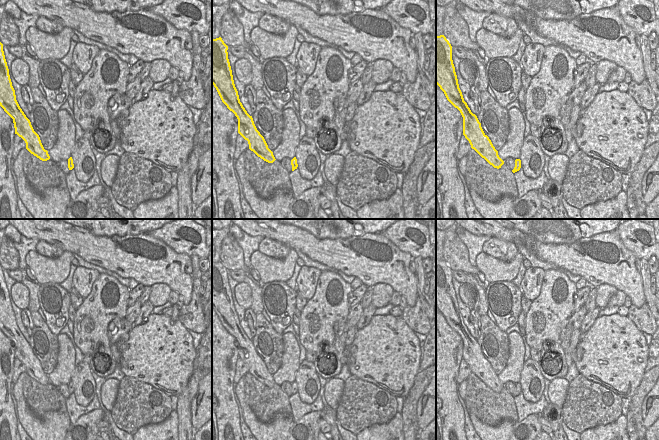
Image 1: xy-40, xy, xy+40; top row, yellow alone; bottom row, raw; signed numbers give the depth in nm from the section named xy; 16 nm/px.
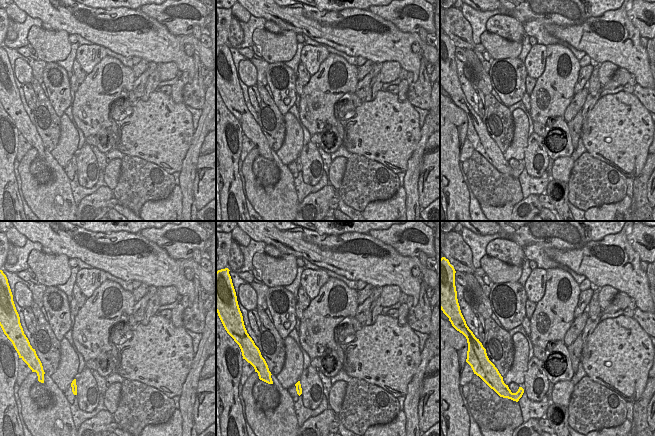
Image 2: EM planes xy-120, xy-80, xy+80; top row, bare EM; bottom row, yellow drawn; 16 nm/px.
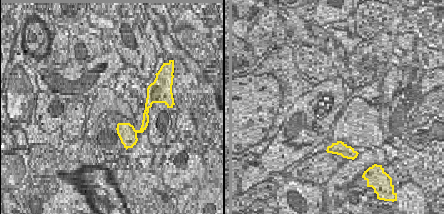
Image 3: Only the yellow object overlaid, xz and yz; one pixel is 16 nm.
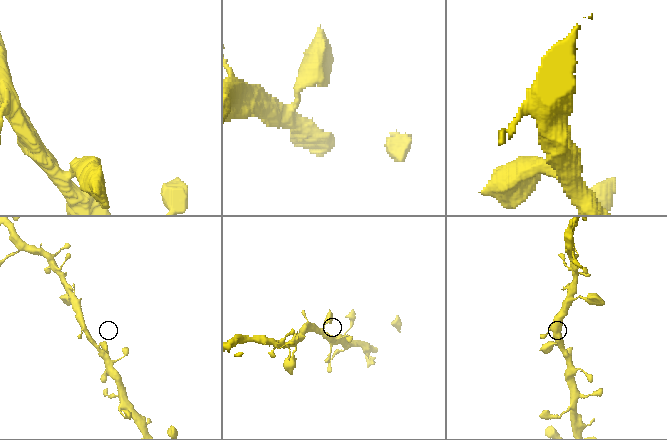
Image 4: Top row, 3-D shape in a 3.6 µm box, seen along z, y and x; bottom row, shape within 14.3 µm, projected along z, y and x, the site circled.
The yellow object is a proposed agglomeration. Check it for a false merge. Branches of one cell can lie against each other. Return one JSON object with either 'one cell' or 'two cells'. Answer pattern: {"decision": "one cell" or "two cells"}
{"decision": "one cell"}

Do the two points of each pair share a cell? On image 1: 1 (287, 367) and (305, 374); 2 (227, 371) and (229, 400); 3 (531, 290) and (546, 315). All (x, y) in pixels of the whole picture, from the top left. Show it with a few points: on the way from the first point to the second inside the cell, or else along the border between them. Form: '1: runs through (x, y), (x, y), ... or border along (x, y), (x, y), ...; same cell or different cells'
1: border along (300, 364), (294, 380); different cells
2: runs through (226, 378), (226, 393); same cell
3: border along (544, 275), (541, 281), (540, 293), (532, 301); different cells

